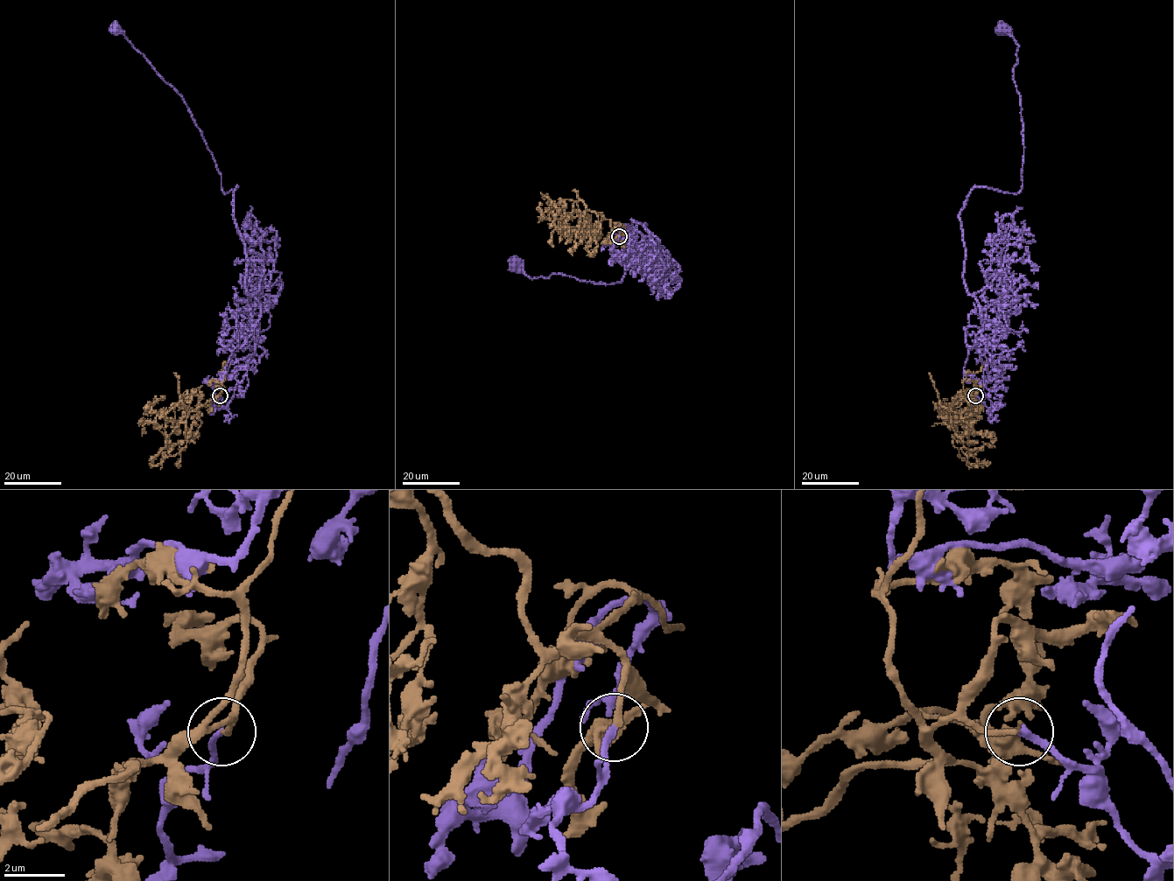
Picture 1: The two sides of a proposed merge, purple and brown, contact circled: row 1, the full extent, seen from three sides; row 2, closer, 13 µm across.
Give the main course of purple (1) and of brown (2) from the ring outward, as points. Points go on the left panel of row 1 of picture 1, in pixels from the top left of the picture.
1: (220, 396), (214, 409), (247, 372), (260, 311), (246, 290), (238, 187), (222, 190), (183, 98), (115, 29)
2: (220, 396), (190, 413), (185, 433), (186, 445), (177, 454), (151, 464), (154, 465)

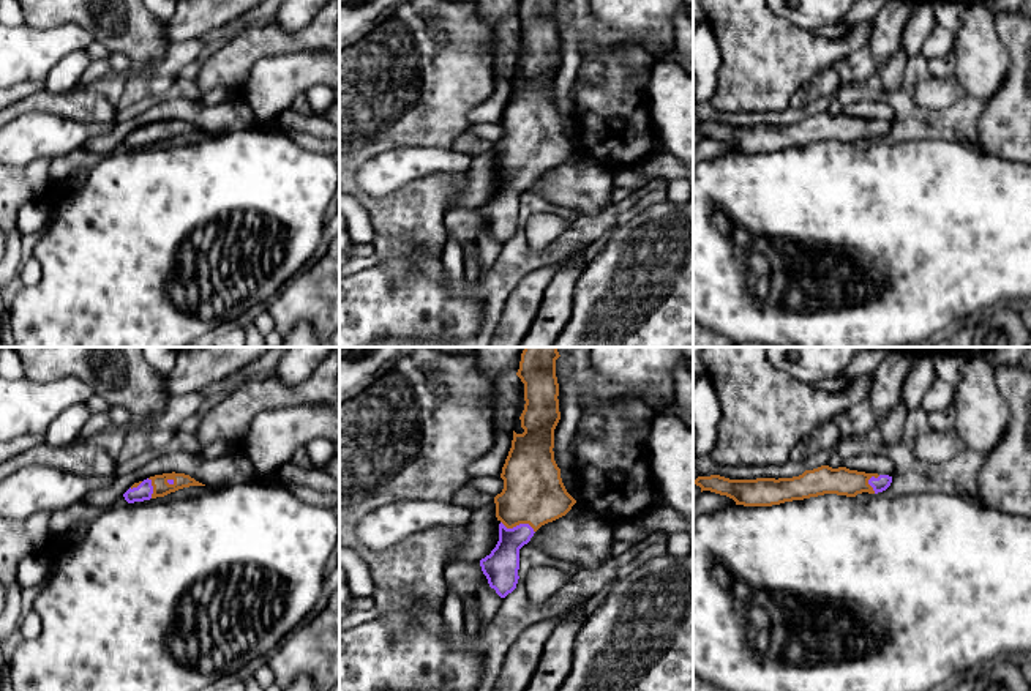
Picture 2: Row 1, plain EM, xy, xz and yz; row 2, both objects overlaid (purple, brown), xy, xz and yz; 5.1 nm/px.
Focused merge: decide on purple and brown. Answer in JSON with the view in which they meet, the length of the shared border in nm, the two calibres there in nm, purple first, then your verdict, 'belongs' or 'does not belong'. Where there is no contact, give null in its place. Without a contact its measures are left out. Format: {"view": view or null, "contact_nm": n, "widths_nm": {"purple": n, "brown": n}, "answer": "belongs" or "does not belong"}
{"view": "xz", "contact_nm": 190, "widths_nm": {"purple": 180, "brown": 320}, "answer": "does not belong"}

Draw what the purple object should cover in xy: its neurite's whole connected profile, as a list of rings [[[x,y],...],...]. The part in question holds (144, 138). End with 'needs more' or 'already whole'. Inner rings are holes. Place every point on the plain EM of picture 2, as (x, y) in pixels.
[[[144,126],[137,134],[129,134],[123,144],[128,150],[150,147],[153,140],[152,126]]]; already whole

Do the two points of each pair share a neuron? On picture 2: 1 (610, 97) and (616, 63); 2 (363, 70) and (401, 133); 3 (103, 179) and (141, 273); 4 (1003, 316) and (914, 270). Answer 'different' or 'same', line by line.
1: same
2: same
3: same
4: different

